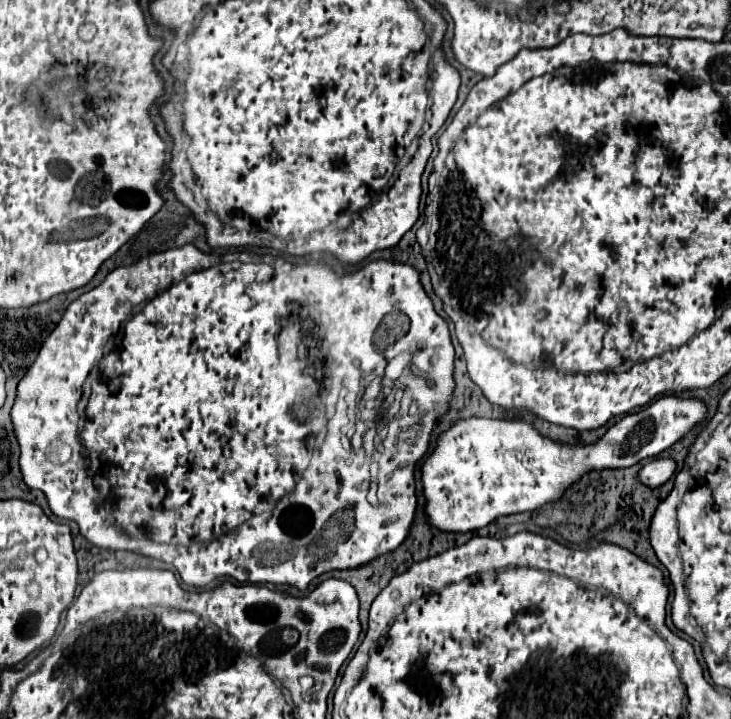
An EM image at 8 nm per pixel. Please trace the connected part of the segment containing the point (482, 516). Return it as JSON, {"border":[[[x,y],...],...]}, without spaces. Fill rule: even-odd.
{"border":[[[665,395],[637,413],[619,419],[591,445],[557,443],[543,437],[523,419],[457,419],[439,435],[433,453],[421,467],[425,517],[431,527],[447,533],[481,529],[497,517],[535,511],[563,497],[589,471],[623,469],[657,457],[705,419],[707,407],[699,399]]]}

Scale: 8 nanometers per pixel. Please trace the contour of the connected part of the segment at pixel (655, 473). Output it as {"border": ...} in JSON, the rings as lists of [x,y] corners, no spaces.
{"border":[[[653,459],[641,467],[641,471],[637,473],[637,479],[645,487],[653,489],[653,487],[663,485],[673,473],[675,473],[675,461],[673,459]]]}

